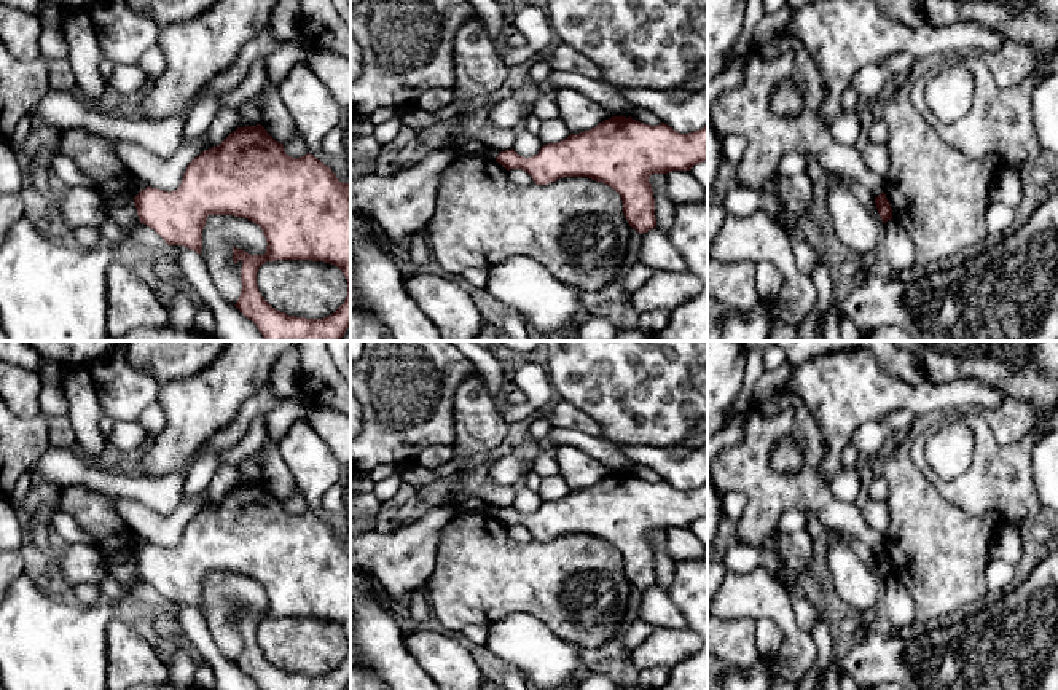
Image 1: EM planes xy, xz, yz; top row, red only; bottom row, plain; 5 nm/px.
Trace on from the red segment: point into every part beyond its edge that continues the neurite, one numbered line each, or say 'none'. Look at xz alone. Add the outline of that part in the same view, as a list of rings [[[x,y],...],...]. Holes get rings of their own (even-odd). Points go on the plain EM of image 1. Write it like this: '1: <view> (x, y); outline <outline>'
none

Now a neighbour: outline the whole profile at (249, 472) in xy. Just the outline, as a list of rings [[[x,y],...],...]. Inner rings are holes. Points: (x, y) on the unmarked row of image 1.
[[[250,457],[241,459],[241,484],[261,481],[261,473]]]

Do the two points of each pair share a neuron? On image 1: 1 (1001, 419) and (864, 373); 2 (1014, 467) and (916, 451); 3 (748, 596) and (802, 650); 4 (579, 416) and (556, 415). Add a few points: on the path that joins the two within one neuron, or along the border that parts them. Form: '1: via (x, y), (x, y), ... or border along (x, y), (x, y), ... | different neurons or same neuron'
1: border along (1007, 399), (998, 407), (983, 408) | different neurons
2: via (987, 485), (942, 486), (934, 478) | same neuron
3: via (764, 601), (787, 625), (792, 635) | same neuron
4: via (574, 416), (561, 415) | same neuron

